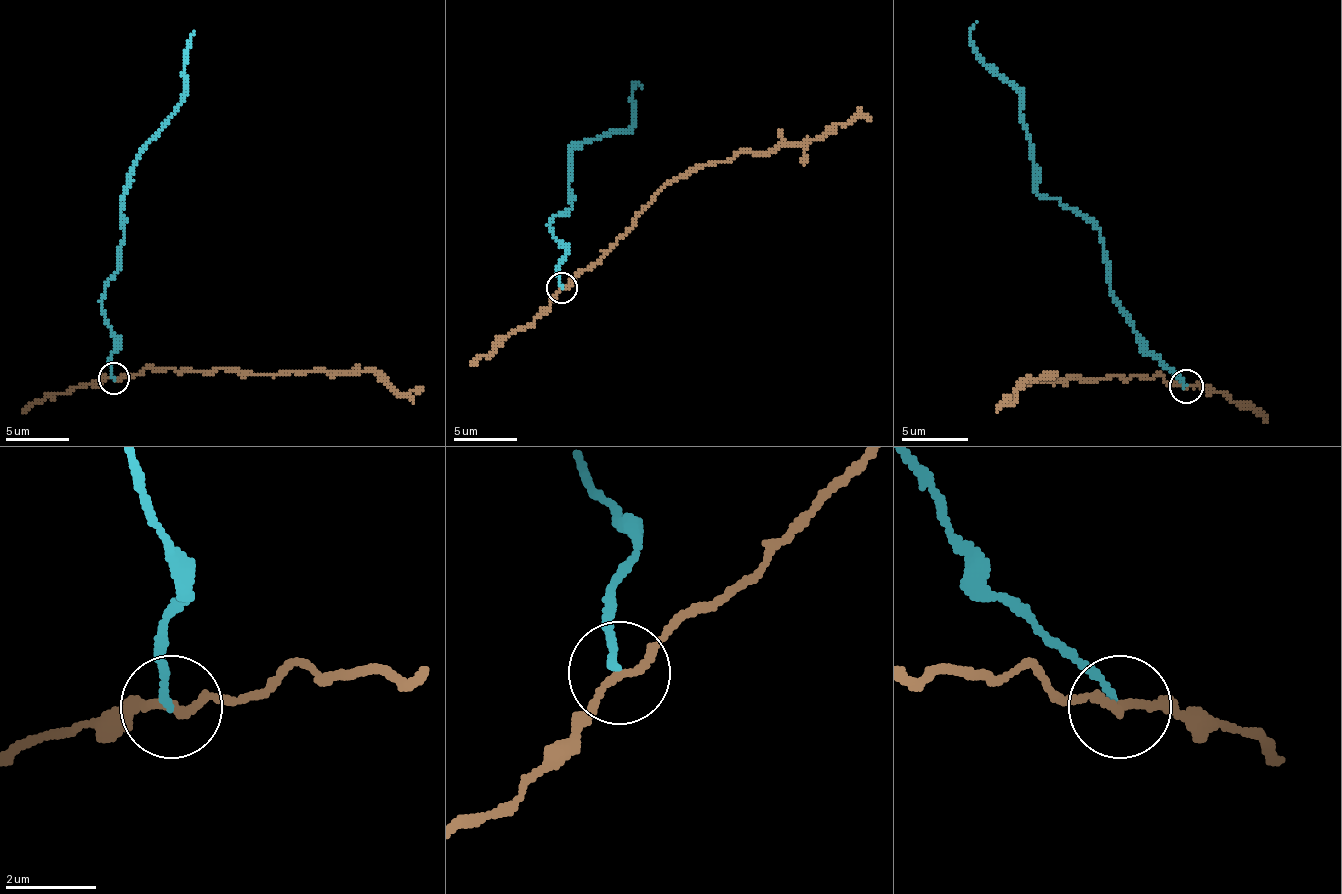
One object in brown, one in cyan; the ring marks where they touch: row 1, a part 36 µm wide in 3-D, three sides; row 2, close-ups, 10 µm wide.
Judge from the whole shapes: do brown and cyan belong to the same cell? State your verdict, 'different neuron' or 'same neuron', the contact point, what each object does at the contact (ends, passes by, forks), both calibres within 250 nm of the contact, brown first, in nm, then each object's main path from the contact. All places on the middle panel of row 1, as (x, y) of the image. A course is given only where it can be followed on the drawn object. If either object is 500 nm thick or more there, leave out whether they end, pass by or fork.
different neuron; place (562, 288); brown passes by; cyan ends; calibres 170 and 150 nm; course brown (562, 288), (667, 184), (740, 152), (775, 152), (785, 142), (820, 139), (848, 120), (870, 120); course cyan (562, 288), (559, 260), (566, 250), (550, 222), (572, 206), (569, 152), (629, 130), (639, 82), (642, 88)

